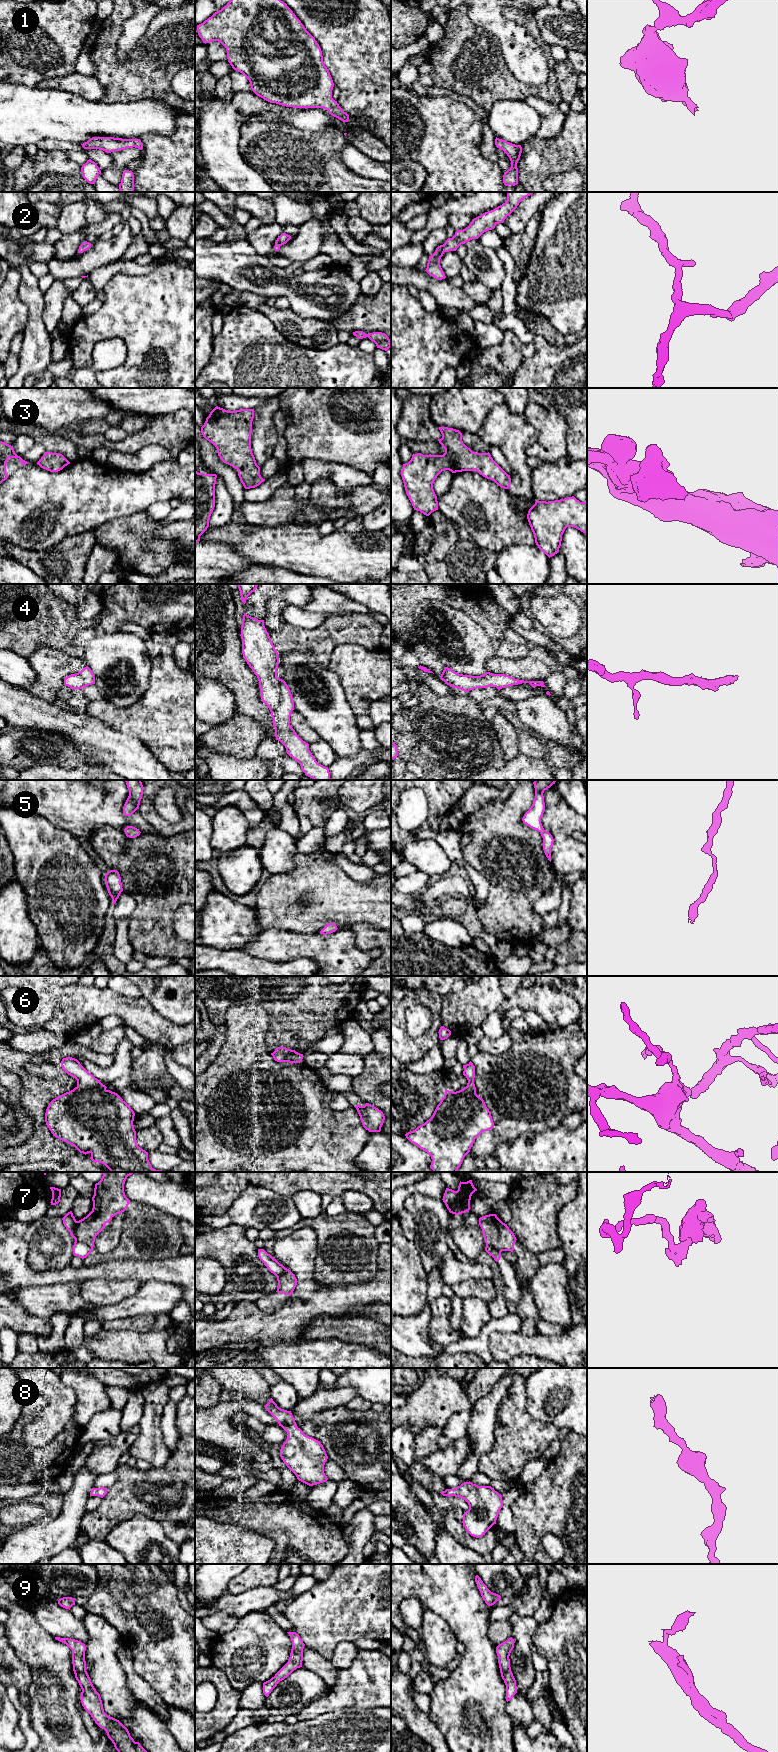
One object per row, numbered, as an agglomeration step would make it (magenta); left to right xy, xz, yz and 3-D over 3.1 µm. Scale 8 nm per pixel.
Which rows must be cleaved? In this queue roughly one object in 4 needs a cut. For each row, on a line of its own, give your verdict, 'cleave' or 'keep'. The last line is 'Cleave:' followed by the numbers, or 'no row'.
1: keep
2: keep
3: keep
4: keep
5: keep
6: keep
7: cleave
8: keep
9: keep
Cleave: 7

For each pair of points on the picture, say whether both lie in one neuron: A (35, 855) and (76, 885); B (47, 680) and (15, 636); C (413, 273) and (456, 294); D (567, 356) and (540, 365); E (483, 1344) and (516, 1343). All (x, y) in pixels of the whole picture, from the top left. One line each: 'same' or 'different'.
A: same
B: different
C: same
D: same
E: different

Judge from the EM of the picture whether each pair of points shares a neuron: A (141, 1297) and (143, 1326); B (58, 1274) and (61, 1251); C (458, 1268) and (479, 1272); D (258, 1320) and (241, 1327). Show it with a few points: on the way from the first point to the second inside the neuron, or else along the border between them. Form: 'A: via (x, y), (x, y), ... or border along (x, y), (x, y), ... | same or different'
A: border along (153, 1314), (139, 1314), (119, 1319) | different
B: border along (70, 1264), (59, 1269) | different
C: via (463, 1271), (474, 1271) | same
D: via (254, 1324), (245, 1324) | same

